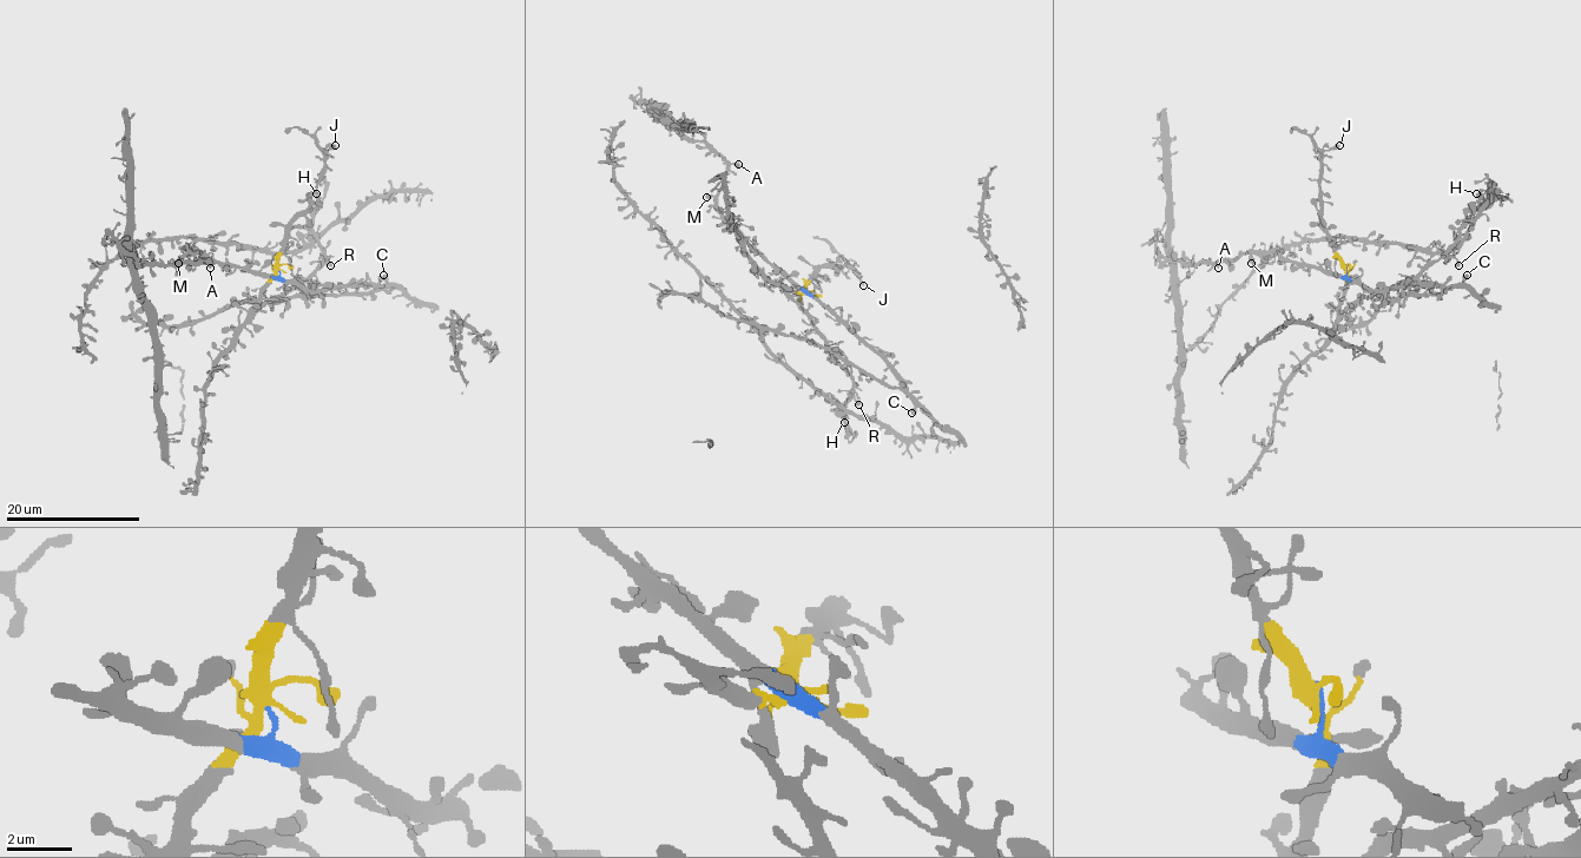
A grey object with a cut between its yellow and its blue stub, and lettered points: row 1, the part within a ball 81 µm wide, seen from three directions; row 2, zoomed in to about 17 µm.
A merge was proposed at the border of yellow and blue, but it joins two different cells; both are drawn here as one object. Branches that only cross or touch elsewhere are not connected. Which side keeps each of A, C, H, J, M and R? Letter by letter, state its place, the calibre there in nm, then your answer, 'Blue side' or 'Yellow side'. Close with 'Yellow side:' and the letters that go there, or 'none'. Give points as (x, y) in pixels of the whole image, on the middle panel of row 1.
A: Place: (738, 164). Thickness 360 nm. Blue side
C: Place: (911, 413). Thickness 480 nm. Blue side
H: Place: (844, 422). Thickness 500 nm. Yellow side
J: Place: (863, 285). Thickness 400 nm. Yellow side
M: Place: (706, 197). Thickness 500 nm. Blue side
R: Place: (858, 404). Thickness 400 nm. Yellow side
Yellow side: H, J, R

